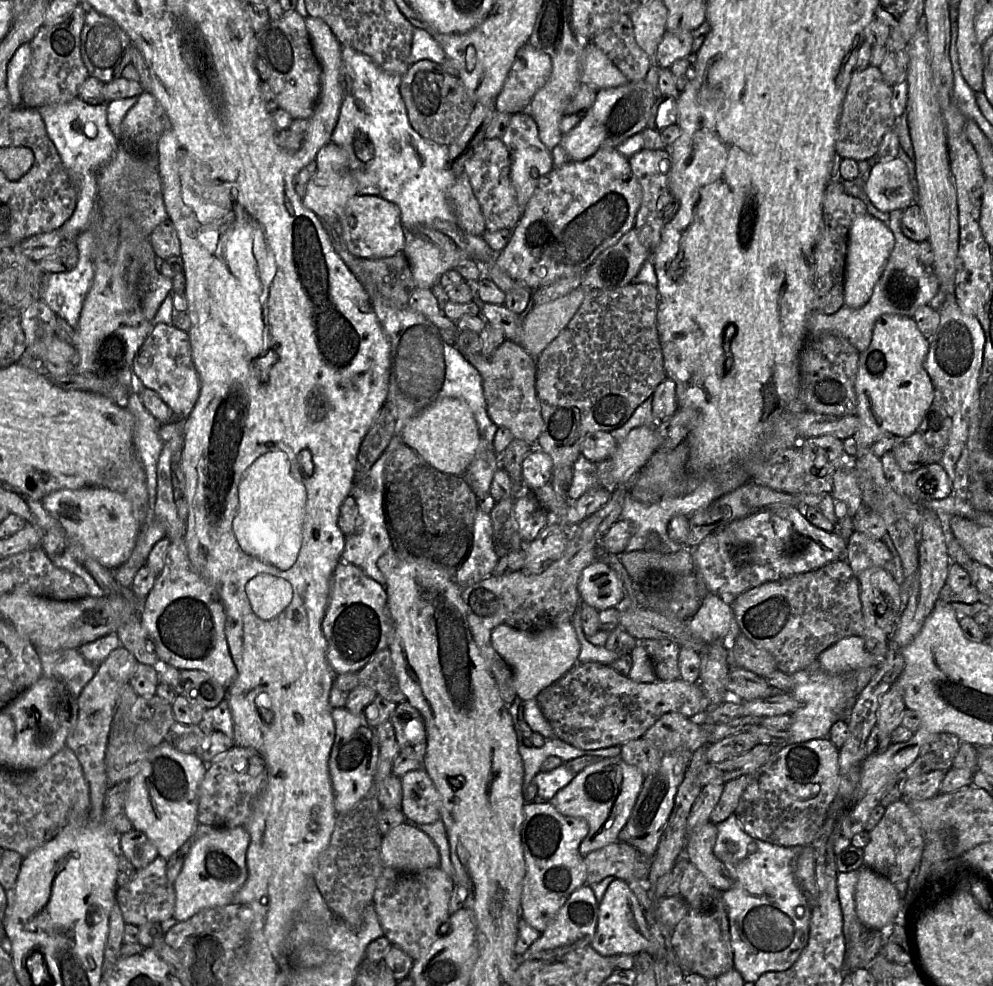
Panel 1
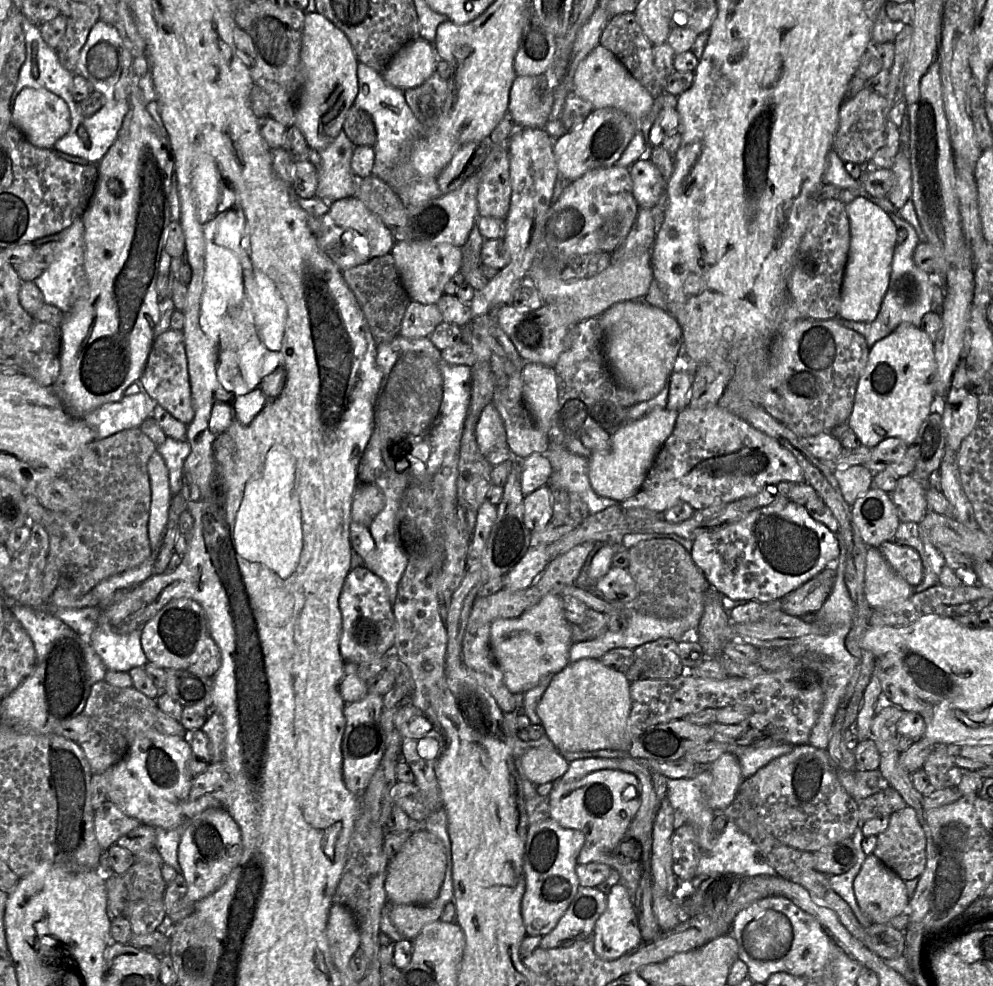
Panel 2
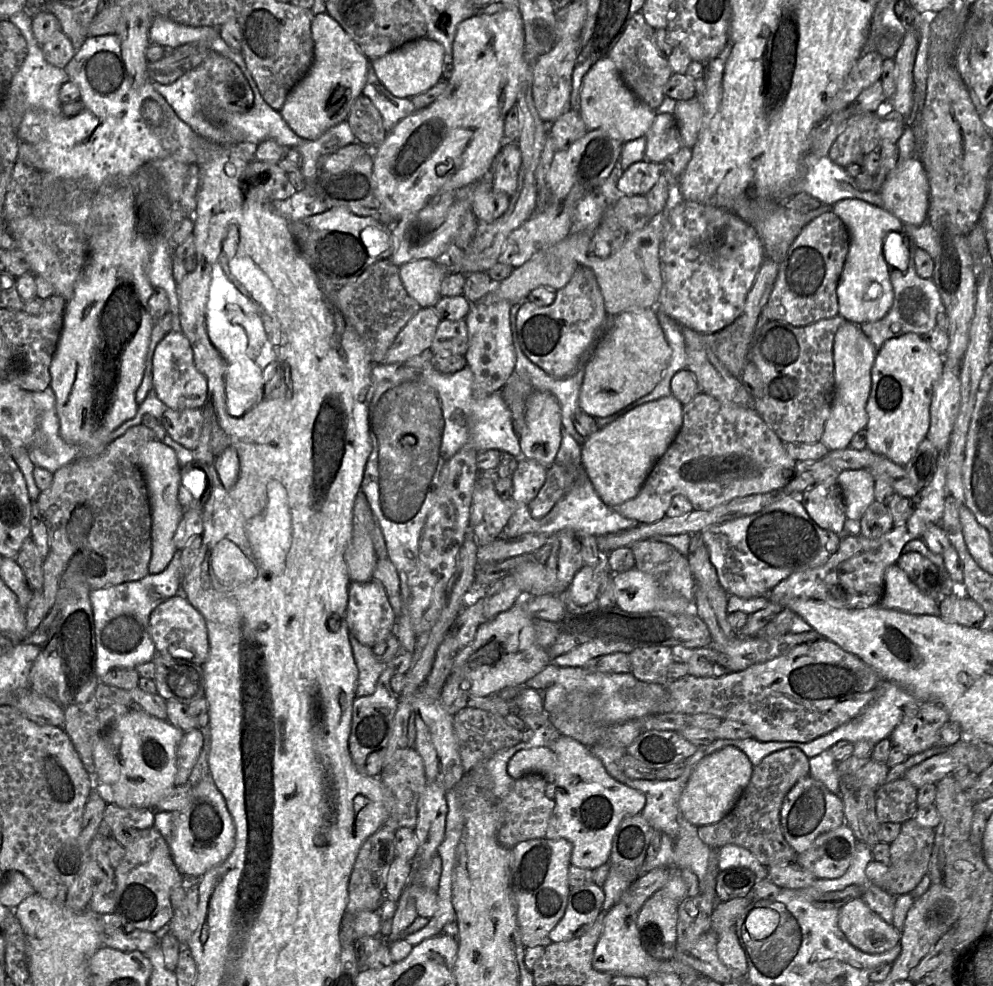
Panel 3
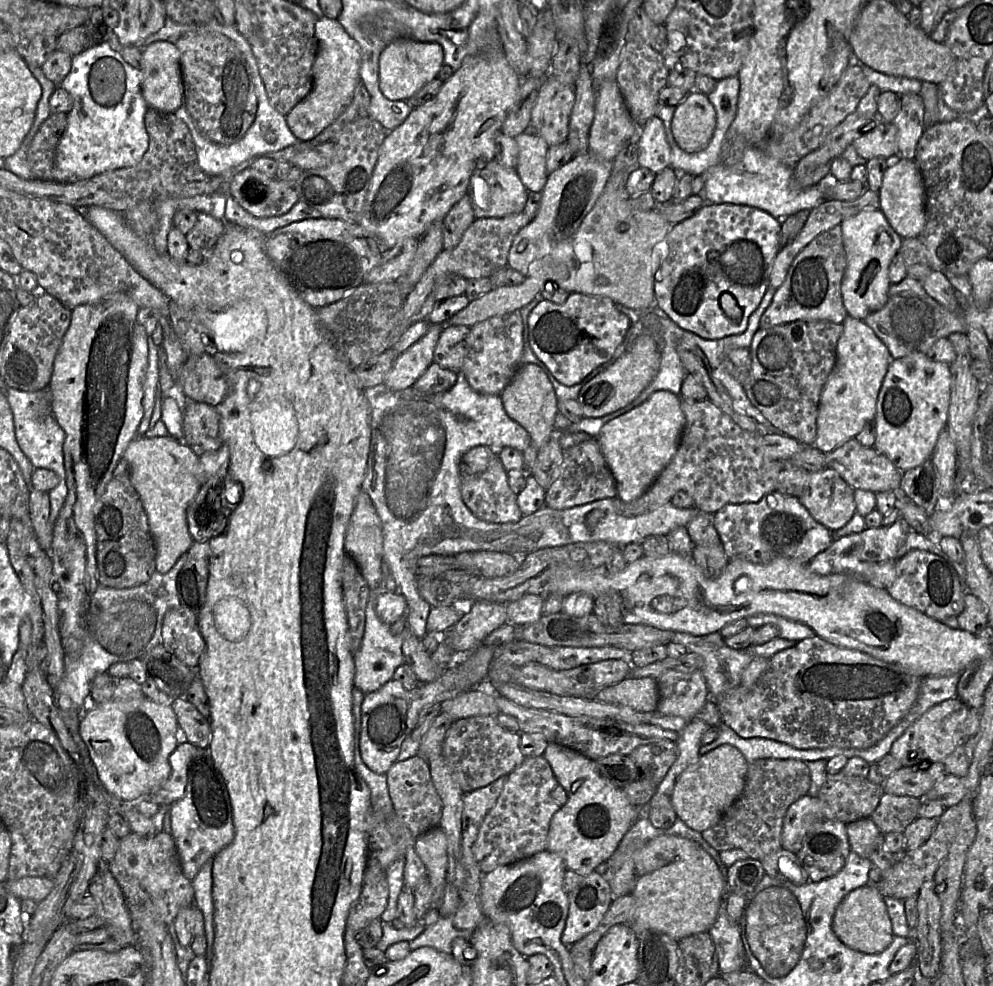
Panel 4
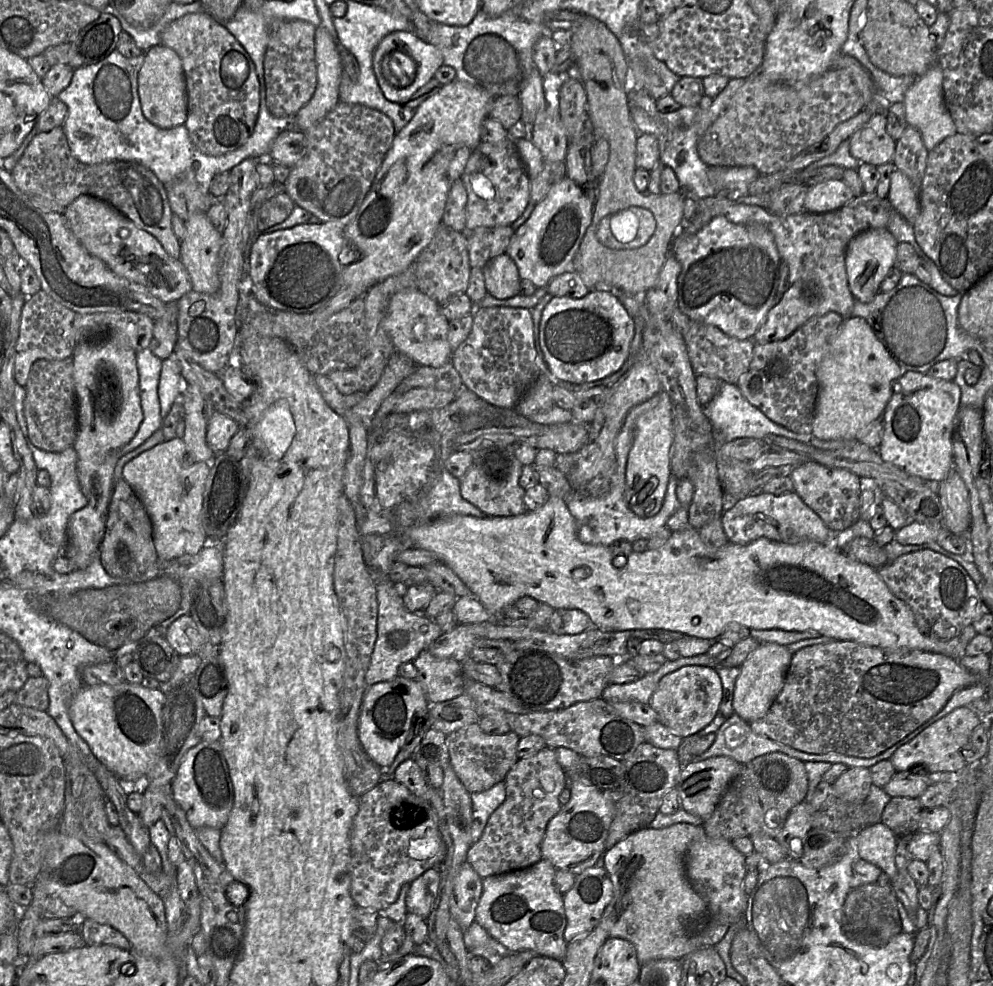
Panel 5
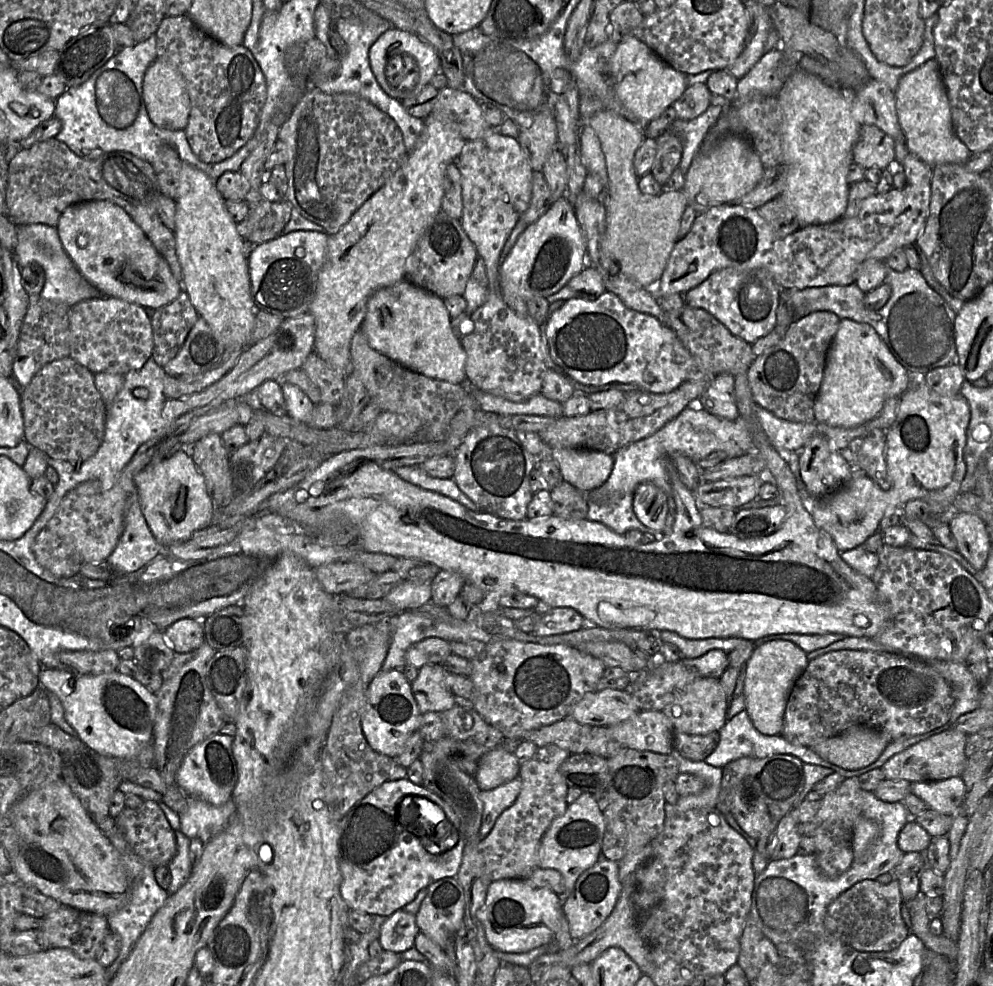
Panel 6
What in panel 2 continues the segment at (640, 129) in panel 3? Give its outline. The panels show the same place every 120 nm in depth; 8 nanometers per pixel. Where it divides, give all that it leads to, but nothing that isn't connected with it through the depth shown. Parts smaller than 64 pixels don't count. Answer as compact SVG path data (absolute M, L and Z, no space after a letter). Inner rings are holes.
M598 44L578 65L575 75L574 75L574 90L576 95L581 97L582 99L589 102L593 109L594 108L604 108L604 107L612 107L622 111L623 113L627 114L637 123L637 130L638 130L638 123L641 119L643 119L650 111L654 103L654 97L629 73L629 71L620 63L620 61L615 57L615 55L601 44Z

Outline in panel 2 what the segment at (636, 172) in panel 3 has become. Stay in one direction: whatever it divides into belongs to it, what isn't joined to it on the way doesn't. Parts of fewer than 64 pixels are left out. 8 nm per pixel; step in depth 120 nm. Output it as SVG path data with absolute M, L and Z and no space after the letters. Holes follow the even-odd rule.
M644 156L631 165L629 172L639 208L653 209L665 192L667 184L660 171Z

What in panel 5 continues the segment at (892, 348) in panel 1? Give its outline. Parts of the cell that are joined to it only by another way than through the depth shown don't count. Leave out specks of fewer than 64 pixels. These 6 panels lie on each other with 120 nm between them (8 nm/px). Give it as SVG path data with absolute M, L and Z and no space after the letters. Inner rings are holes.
M905 371L904 374L898 378L893 385L893 394L889 400L885 411L882 415L884 421L884 433L878 448L878 453L880 457L888 463L891 463L899 468L901 468L906 473L916 476L922 480L927 480L931 483L938 483L935 492L939 494L939 485L943 482L948 475L951 473L954 467L954 458L953 458L953 434L955 431L957 418L961 410L961 389L955 381L946 381L942 379L936 379L931 377L928 373L920 373L913 371Z

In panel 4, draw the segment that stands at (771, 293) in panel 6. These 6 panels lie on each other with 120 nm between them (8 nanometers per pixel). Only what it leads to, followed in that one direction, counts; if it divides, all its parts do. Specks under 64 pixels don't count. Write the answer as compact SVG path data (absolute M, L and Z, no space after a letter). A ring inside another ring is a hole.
M707 203L691 217L688 217L679 223L673 224L666 235L661 247L661 263L654 280L655 308L657 308L663 315L668 316L680 328L693 333L702 339L717 340L743 333L747 328L750 315L757 309L769 287L770 274L776 254L779 250L780 232L781 220L758 208L729 203ZM724 294L731 295L735 300L734 307L730 308L729 306L728 314L721 306L720 298Z

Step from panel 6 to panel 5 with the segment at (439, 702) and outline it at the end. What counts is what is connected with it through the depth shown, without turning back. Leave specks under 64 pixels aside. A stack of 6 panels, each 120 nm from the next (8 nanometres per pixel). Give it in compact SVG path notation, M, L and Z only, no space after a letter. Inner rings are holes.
M426 649L413 660L413 664L417 670L415 679L422 685L431 705L465 692L465 677L458 661L438 658Z

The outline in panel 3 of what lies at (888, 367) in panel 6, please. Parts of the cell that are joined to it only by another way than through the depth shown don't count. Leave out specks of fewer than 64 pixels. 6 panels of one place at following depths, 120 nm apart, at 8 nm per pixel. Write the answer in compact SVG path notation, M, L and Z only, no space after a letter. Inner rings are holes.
M850 321L839 327L834 339L834 392L829 417L820 442L830 451L849 447L852 437L868 423L866 411L871 392L871 369L877 349L861 330Z

